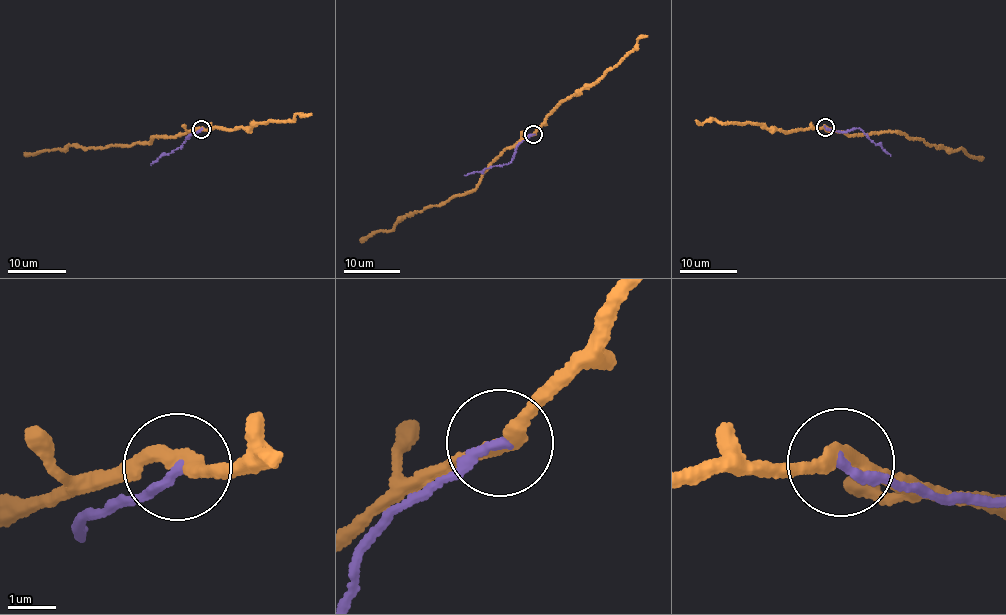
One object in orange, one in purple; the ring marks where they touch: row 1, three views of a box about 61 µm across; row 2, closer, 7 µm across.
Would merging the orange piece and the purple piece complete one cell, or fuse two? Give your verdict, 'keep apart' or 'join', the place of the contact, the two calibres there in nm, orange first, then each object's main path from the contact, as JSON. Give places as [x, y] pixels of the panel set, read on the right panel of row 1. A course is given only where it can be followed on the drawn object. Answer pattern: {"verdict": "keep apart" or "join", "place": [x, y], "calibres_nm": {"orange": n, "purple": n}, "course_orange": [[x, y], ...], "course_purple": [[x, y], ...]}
{"verdict": "keep apart", "place": [825, 127], "calibres_nm": {"orange": 280, "purple": 220}, "course_orange": [[825, 128], [850, 137], [896, 130], [931, 146], [954, 151], [960, 148], [973, 158], [983, 157]], "course_purple": [[825, 127], [847, 132], [858, 128], [890, 156]]}

